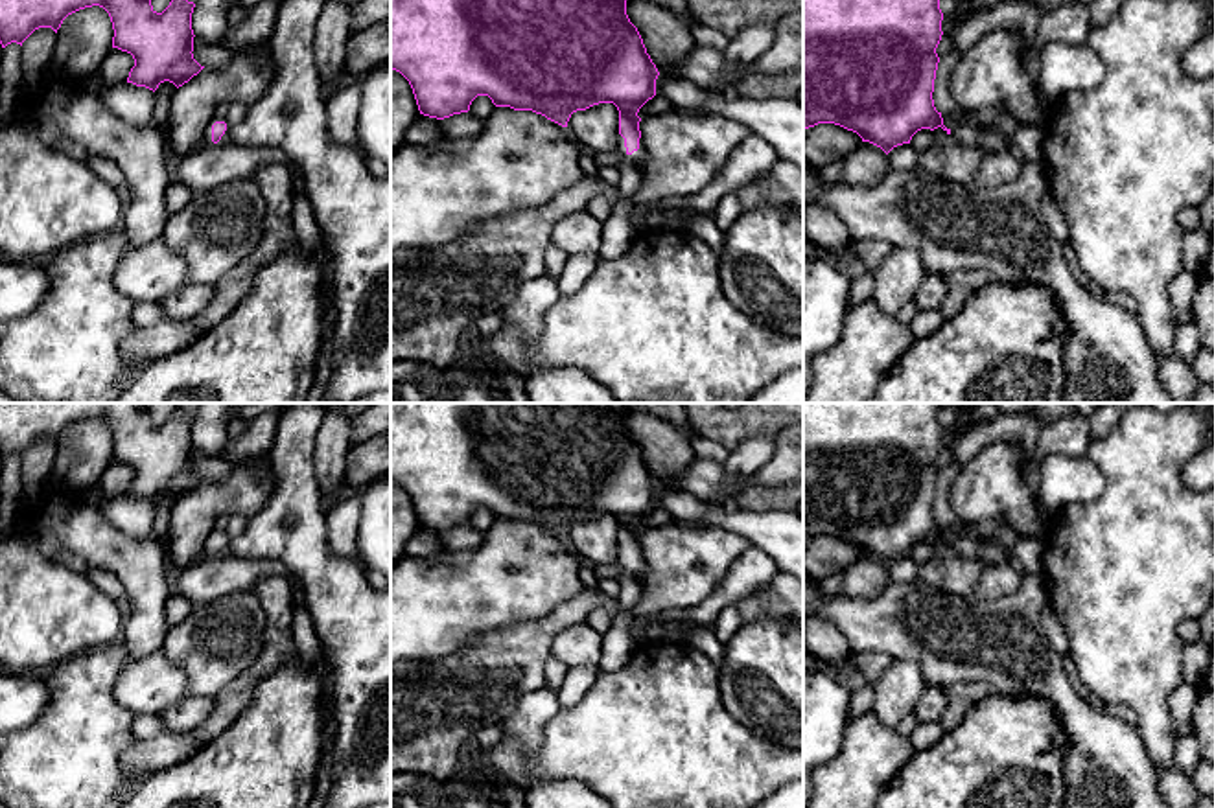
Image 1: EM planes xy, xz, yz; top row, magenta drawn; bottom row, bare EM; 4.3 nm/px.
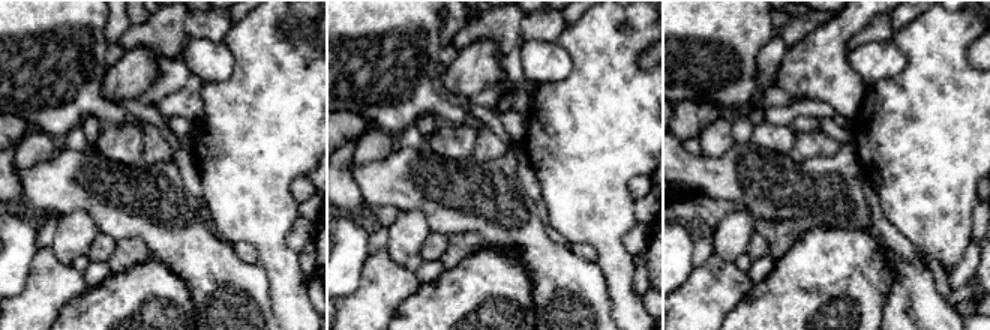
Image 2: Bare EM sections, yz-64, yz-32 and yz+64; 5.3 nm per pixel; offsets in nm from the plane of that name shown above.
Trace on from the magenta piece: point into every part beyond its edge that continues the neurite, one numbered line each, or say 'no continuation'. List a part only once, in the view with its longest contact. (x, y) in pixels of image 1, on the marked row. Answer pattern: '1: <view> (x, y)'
1: xy (225, 137)

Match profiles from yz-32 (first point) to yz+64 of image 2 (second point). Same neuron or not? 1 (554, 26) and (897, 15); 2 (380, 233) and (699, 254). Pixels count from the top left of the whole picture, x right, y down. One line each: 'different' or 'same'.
1: different
2: same

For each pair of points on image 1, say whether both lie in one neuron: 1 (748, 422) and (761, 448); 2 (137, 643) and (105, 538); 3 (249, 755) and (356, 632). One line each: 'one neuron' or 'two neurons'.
1: two neurons
2: one neuron
3: two neurons

